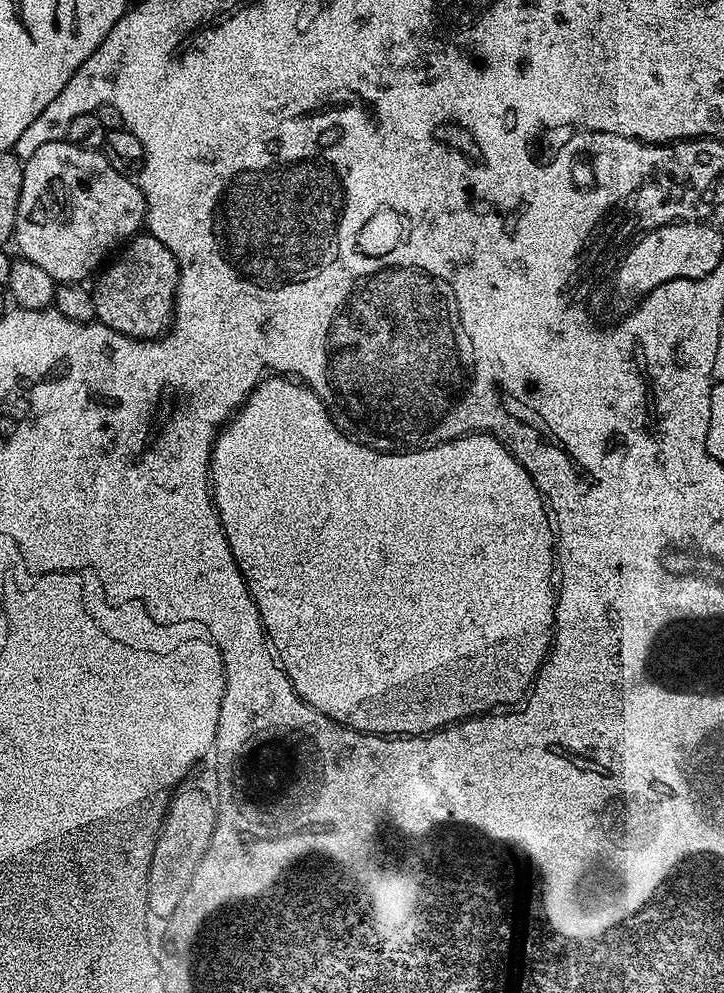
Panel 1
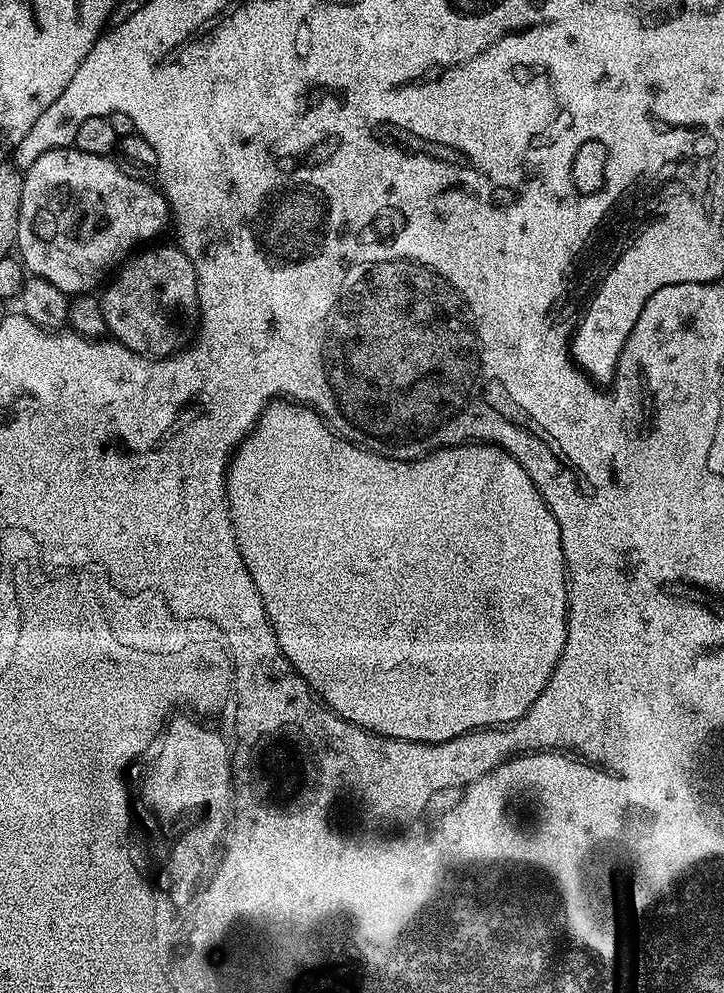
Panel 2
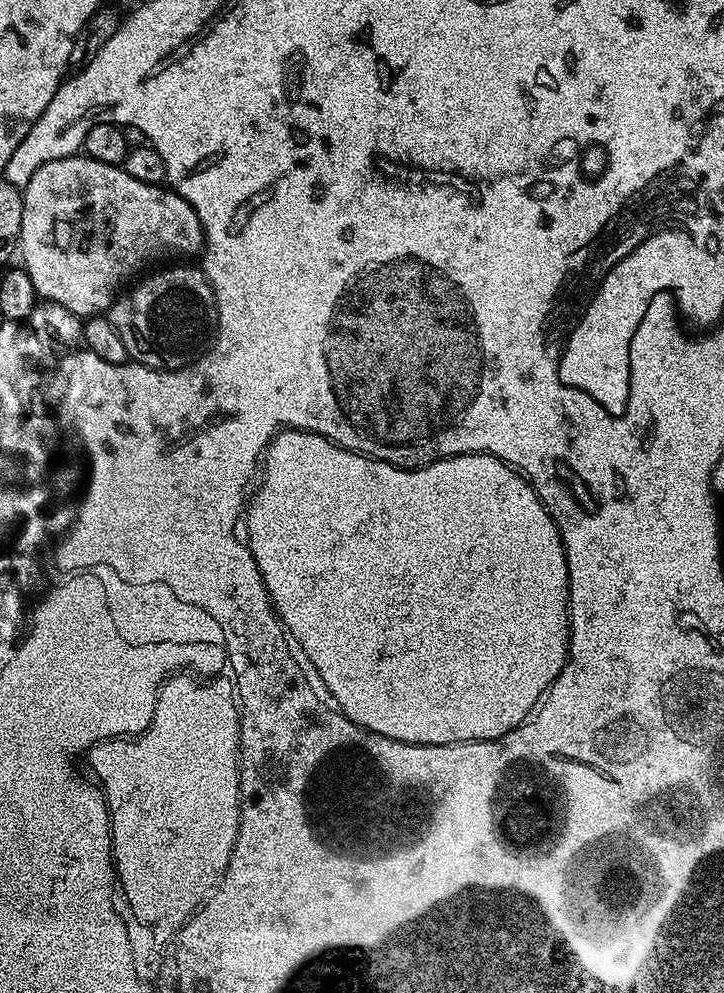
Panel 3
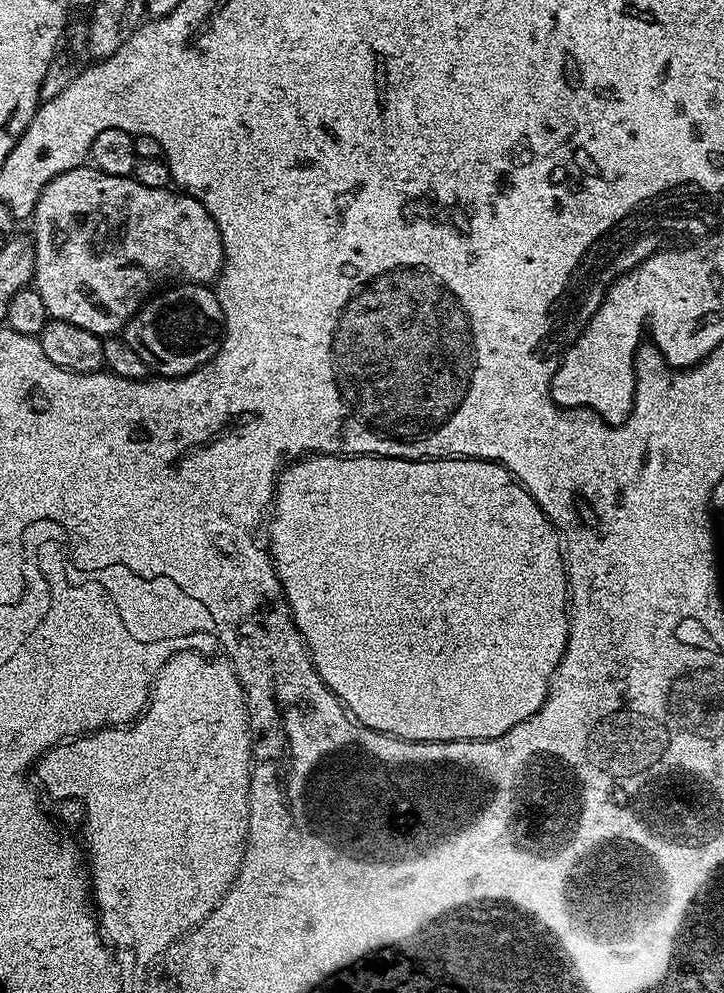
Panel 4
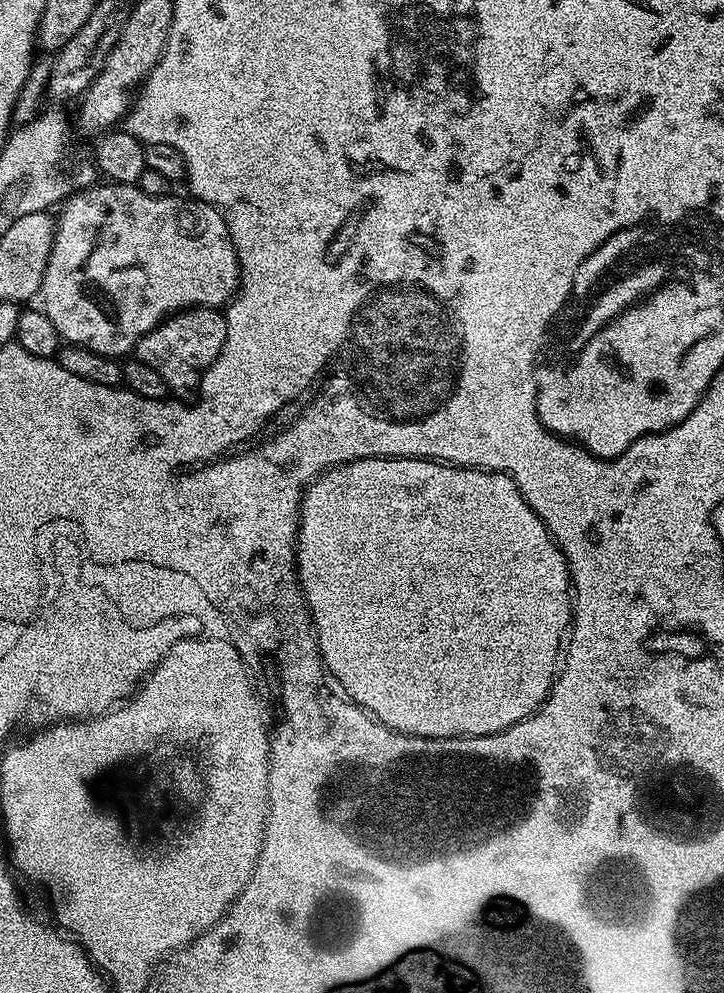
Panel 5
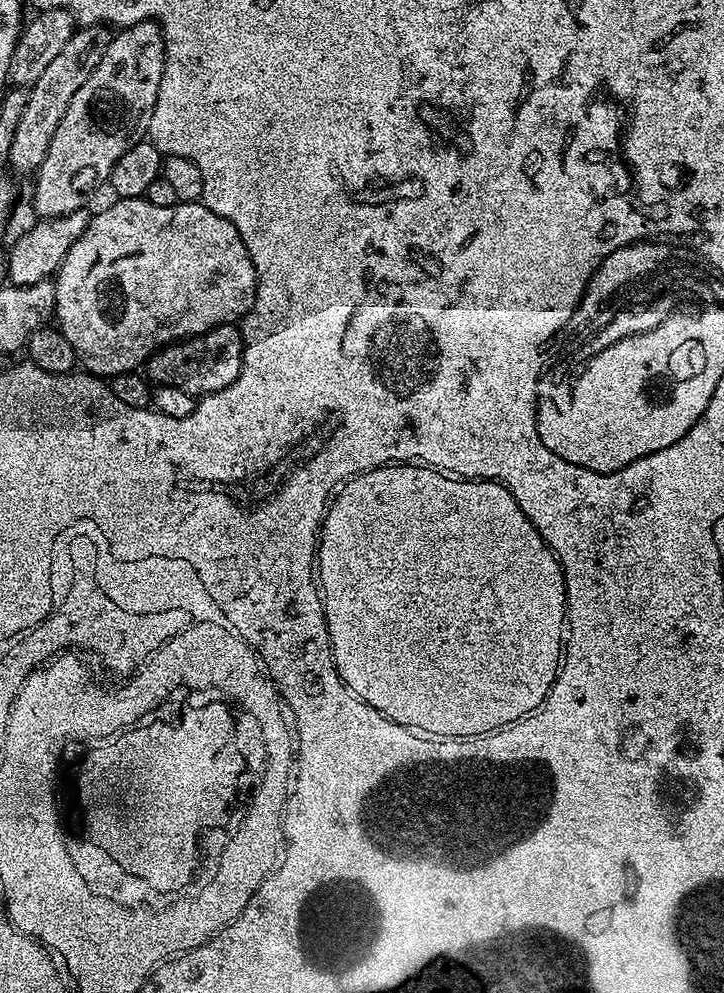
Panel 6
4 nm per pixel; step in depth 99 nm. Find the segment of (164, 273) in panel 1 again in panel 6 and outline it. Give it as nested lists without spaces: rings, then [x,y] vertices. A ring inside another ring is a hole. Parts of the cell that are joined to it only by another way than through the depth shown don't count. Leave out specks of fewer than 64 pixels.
[[[236,324],[214,326],[196,336],[156,349],[146,361],[146,376],[153,385],[178,386],[178,390],[186,390],[186,394],[197,398],[209,396],[211,392],[217,392],[231,384],[232,379],[240,373],[240,368],[244,365],[243,353],[244,338]]]

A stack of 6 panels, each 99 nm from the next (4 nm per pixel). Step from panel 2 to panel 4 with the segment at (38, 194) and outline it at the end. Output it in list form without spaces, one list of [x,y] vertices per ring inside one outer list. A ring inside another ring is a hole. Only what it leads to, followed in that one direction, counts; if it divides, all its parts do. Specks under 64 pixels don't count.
[[[81,166],[74,170],[66,170],[58,174],[40,192],[36,208],[30,217],[30,235],[36,250],[36,279],[34,287],[38,294],[42,294],[42,302],[46,302],[46,310],[49,317],[62,322],[70,322],[74,326],[82,326],[82,330],[90,330],[90,334],[107,338],[123,333],[130,318],[143,306],[144,301],[149,299],[157,290],[171,285],[173,282],[185,284],[211,285],[219,277],[220,268],[224,265],[224,247],[222,246],[222,234],[214,222],[214,218],[193,196],[189,196],[179,190],[168,188],[151,188],[142,186],[132,176],[115,176],[106,174],[102,170],[91,166]]]

